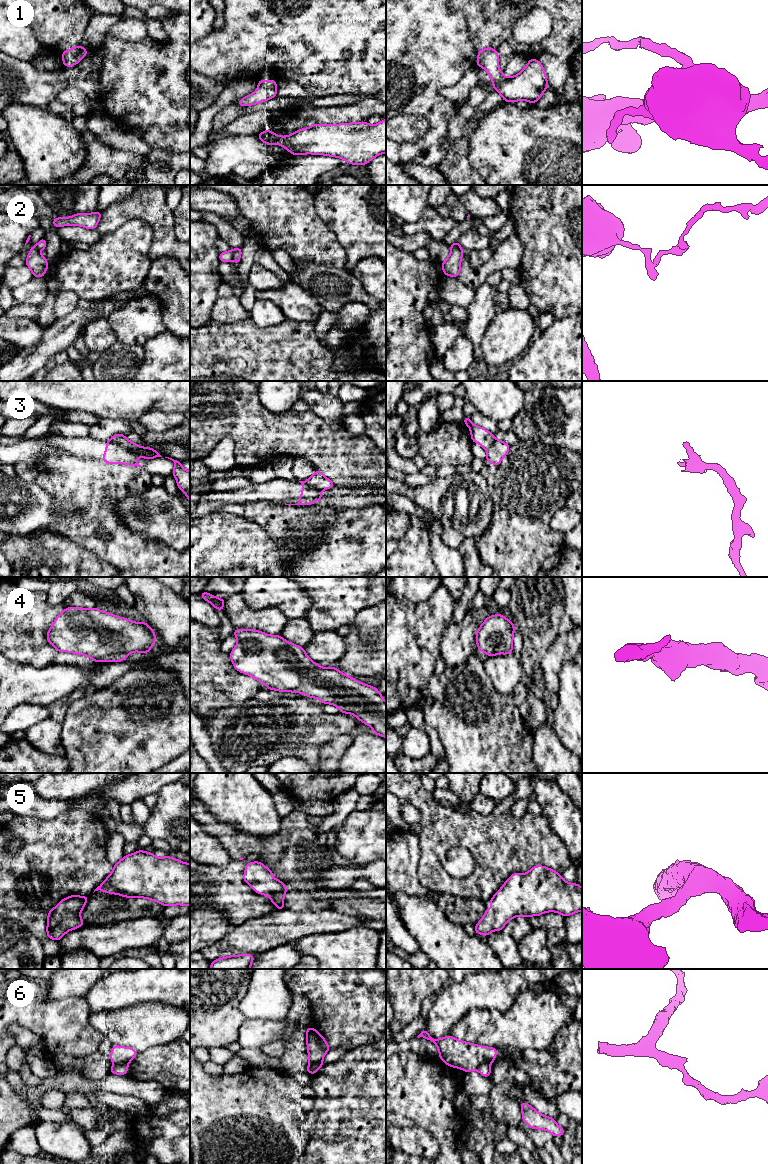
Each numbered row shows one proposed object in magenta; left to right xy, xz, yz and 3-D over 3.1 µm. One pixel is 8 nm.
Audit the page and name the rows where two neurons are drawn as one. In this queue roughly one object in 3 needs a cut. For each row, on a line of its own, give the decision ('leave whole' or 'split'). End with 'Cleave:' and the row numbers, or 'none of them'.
1: split
2: split
3: split
4: leave whole
5: leave whole
6: split
Cleave: 1, 2, 3, 6

